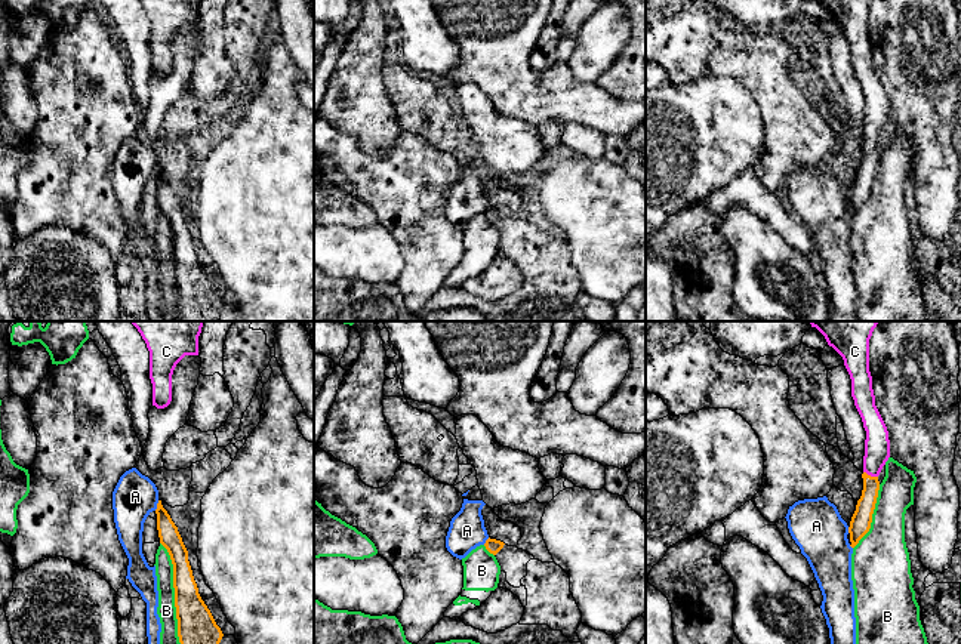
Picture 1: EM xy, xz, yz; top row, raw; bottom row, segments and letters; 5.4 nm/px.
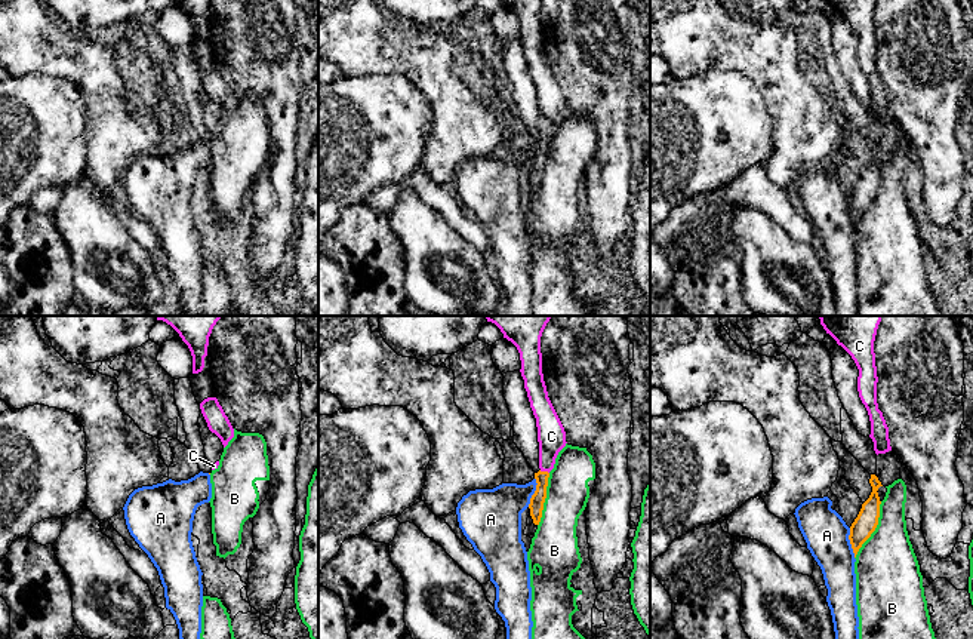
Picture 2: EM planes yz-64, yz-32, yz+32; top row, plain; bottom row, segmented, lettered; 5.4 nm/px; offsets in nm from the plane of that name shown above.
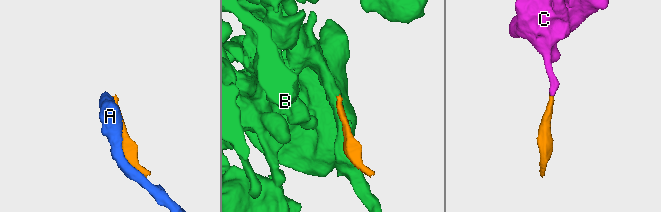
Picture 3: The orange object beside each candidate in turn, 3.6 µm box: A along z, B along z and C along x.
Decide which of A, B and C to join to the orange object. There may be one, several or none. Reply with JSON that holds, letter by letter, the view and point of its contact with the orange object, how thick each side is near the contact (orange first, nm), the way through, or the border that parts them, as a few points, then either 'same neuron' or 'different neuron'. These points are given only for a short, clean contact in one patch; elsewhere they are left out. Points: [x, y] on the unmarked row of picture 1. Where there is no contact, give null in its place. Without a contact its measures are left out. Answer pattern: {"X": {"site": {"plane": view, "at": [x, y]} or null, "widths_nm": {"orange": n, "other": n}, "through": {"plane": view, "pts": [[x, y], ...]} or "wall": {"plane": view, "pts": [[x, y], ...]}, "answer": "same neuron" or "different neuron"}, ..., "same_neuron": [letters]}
{"A": {"site": {"plane": "xy", "at": [157, 173]}, "widths_nm": {"orange": 110, "other": 240}, "answer": "different neuron"}, "B": {"site": {"plane": "xy", "at": [175, 265]}, "widths_nm": {"orange": 220, "other": 110}, "answer": "different neuron"}, "C": {"site": {"plane": "yz", "at": [869, 144]}, "widths_nm": {"orange": 110, "other": 140}, "through": {"plane": "yz", "pts": [[862, 185], [869, 163], [869, 144], [877, 114]]}, "answer": "same neuron"}, "same_neuron": ["C"]}

